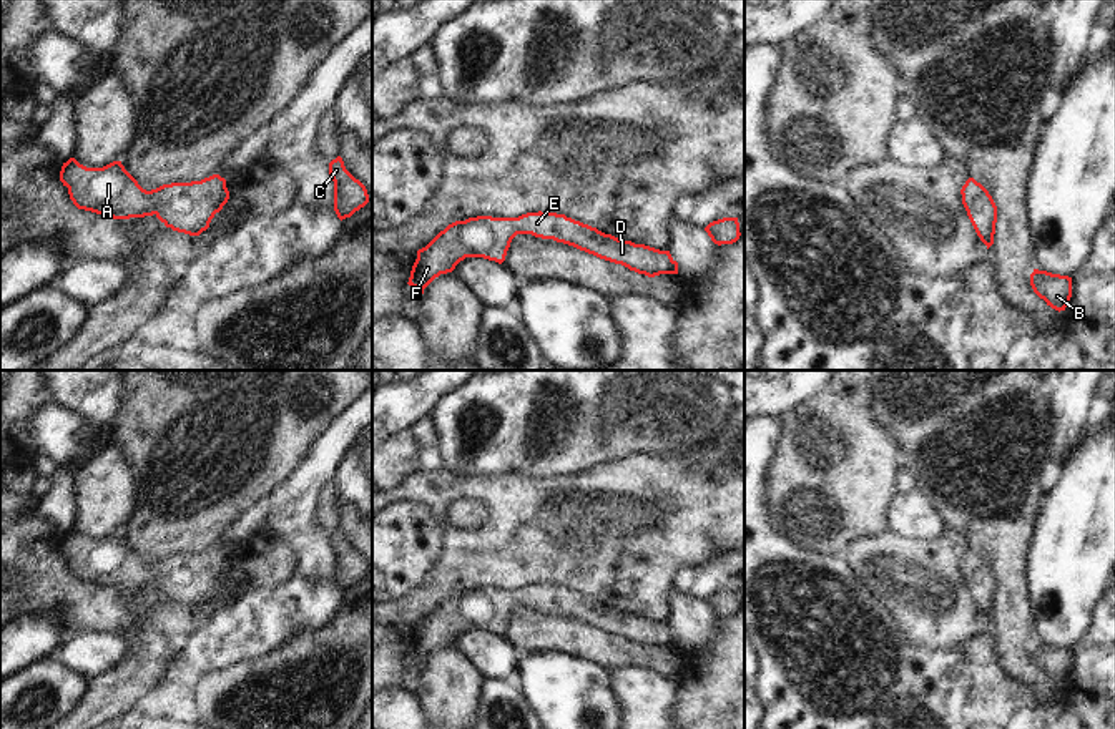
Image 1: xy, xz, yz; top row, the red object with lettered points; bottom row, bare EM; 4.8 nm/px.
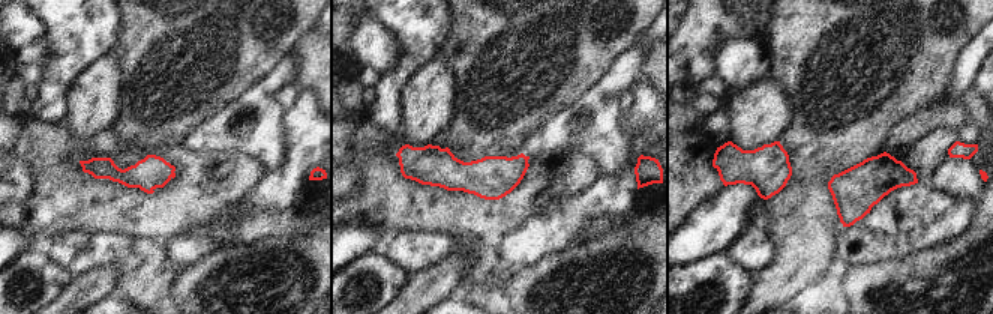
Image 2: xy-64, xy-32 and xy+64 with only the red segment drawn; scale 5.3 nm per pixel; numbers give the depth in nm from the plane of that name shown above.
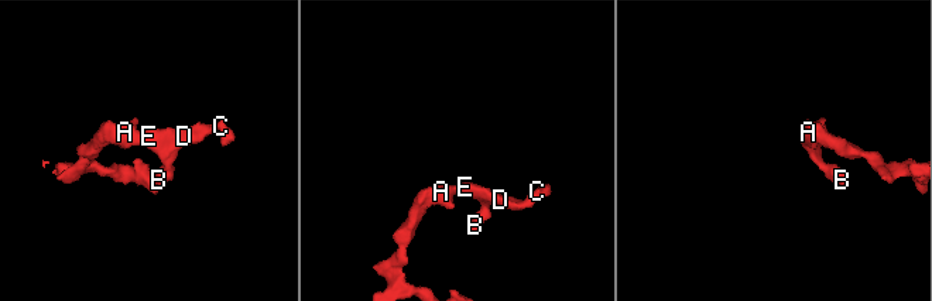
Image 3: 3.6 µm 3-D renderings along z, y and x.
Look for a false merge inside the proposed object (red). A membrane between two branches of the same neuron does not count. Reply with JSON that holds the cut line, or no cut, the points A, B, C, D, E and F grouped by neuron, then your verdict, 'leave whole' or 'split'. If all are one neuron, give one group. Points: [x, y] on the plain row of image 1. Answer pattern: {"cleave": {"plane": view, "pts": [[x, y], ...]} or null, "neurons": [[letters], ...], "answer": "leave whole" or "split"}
{"cleave": null, "neurons": [["A", "B", "C", "D", "E", "F"]], "answer": "leave whole"}

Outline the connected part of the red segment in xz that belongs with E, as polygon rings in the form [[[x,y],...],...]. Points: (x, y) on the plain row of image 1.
[[[538,583],[518,590],[477,588],[449,596],[417,623],[407,656],[424,666],[435,649],[452,644],[465,629],[502,636],[517,606],[553,611],[648,649],[678,646],[670,623],[618,611],[565,586]]]

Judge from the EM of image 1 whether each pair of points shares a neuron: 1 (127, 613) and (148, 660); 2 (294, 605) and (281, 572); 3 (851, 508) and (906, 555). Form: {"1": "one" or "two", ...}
{"1": "two", "2": "two", "3": "two"}

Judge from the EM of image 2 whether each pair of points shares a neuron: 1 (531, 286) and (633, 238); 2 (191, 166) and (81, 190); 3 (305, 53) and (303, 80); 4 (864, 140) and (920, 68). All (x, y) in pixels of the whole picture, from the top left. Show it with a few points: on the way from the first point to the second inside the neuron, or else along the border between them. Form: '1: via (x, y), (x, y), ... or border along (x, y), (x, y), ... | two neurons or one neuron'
1: via (557, 286), (573, 286), (608, 257) | one neuron
2: via (170, 194), (161, 203), (110, 203) | one neuron
3: via (305, 59), (305, 74) | one neuron
4: via (872, 122), (899, 95), (902, 86) | one neuron

